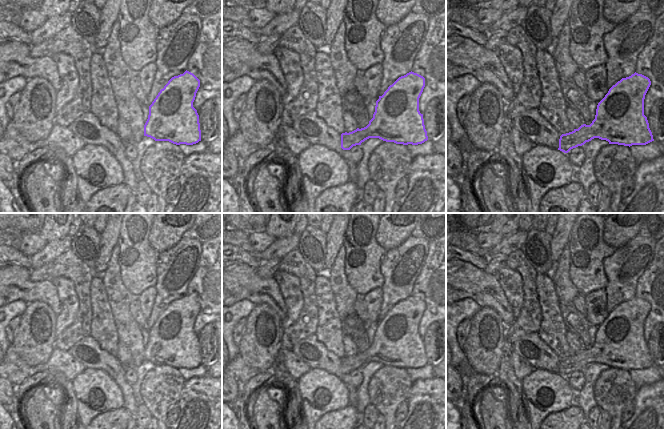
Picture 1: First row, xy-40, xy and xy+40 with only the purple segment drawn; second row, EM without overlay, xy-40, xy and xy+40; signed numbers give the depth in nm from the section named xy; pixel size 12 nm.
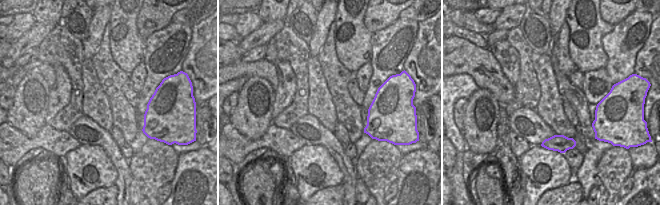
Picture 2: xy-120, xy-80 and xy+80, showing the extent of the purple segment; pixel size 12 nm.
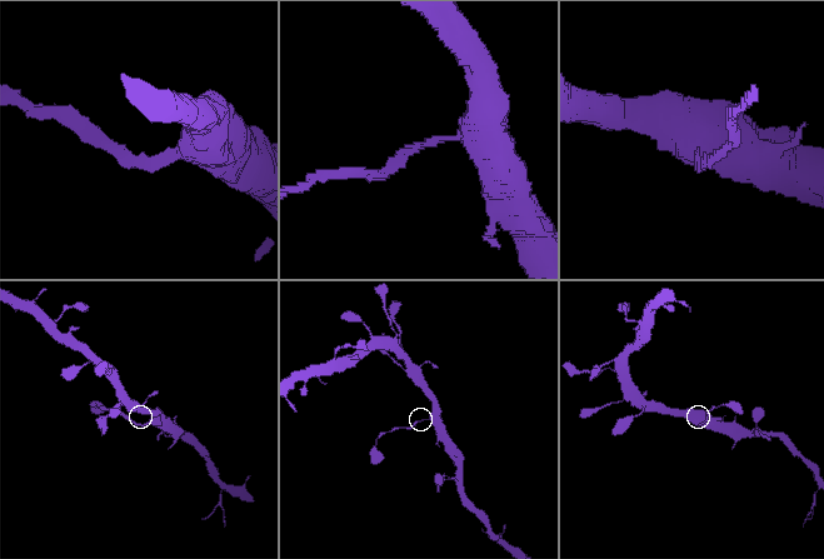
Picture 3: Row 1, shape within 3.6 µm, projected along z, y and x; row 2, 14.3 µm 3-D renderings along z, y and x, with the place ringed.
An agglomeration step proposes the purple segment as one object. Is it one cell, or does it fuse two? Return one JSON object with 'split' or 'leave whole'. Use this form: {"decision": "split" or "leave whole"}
{"decision": "leave whole"}

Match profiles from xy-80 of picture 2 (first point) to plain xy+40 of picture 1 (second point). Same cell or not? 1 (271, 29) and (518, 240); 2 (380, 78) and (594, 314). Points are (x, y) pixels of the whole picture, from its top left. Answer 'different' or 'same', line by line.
1: same
2: different

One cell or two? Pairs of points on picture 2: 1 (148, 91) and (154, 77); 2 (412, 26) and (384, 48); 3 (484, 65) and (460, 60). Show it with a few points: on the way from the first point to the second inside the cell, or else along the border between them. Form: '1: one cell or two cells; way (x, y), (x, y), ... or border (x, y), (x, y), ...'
1: one cell; way (150, 88), (153, 80)
2: one cell; way (405, 30), (391, 44)
3: one cell; way (478, 62), (466, 60)

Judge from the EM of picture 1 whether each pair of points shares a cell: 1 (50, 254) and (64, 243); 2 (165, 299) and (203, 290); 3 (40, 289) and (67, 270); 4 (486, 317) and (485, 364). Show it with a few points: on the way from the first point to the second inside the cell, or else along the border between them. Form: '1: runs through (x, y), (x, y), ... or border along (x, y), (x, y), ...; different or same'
1: runs through (53, 251), (61, 246); same
2: border along (196, 271), (188, 284), (186, 293); different
3: border along (47, 279), (51, 281); different
4: runs through (486, 329), (485, 352); same

